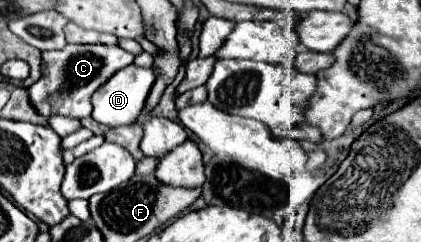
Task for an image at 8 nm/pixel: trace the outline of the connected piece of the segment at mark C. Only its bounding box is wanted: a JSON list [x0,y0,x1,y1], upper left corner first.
[29,44,133,120]

